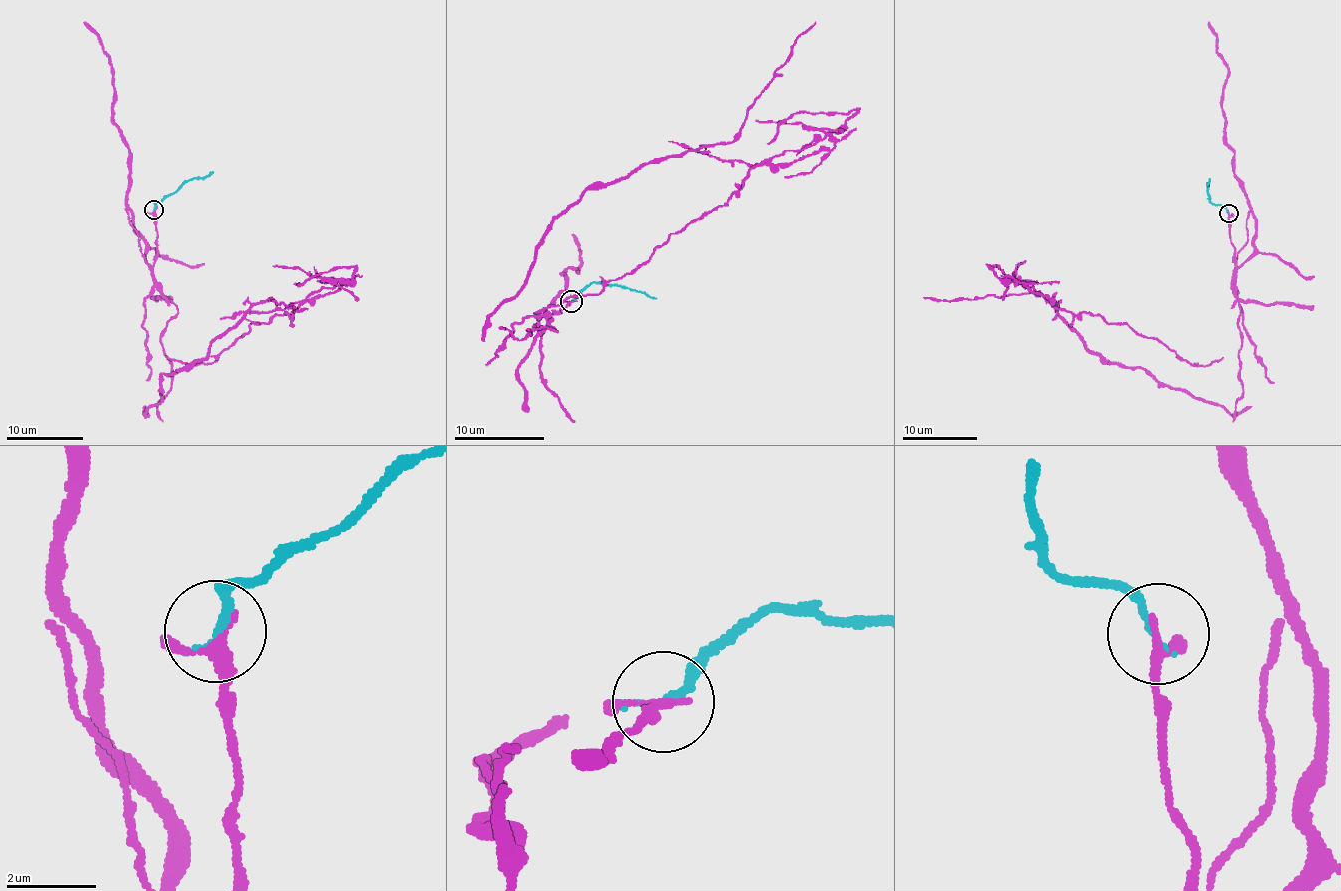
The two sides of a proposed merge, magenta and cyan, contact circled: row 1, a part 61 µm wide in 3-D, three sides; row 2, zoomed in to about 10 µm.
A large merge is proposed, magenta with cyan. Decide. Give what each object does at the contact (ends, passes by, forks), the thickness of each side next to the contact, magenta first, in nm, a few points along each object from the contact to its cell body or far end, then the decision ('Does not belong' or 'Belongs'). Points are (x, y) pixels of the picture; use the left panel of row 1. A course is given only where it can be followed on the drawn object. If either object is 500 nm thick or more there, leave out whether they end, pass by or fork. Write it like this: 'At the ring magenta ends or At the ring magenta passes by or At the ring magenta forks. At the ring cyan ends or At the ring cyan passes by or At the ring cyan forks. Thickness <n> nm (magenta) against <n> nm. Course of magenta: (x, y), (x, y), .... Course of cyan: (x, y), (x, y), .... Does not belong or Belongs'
At the ring magenta passes by. At the ring cyan ends. Thickness 180 nm (magenta) against 180 nm. Course of magenta: (153, 209), (152, 279), (178, 312), (170, 392), (145, 412), (246, 315), (297, 306), (215, 362), (166, 357). Course of cyan: (153, 209), (155, 202), (214, 171). Does not belong

